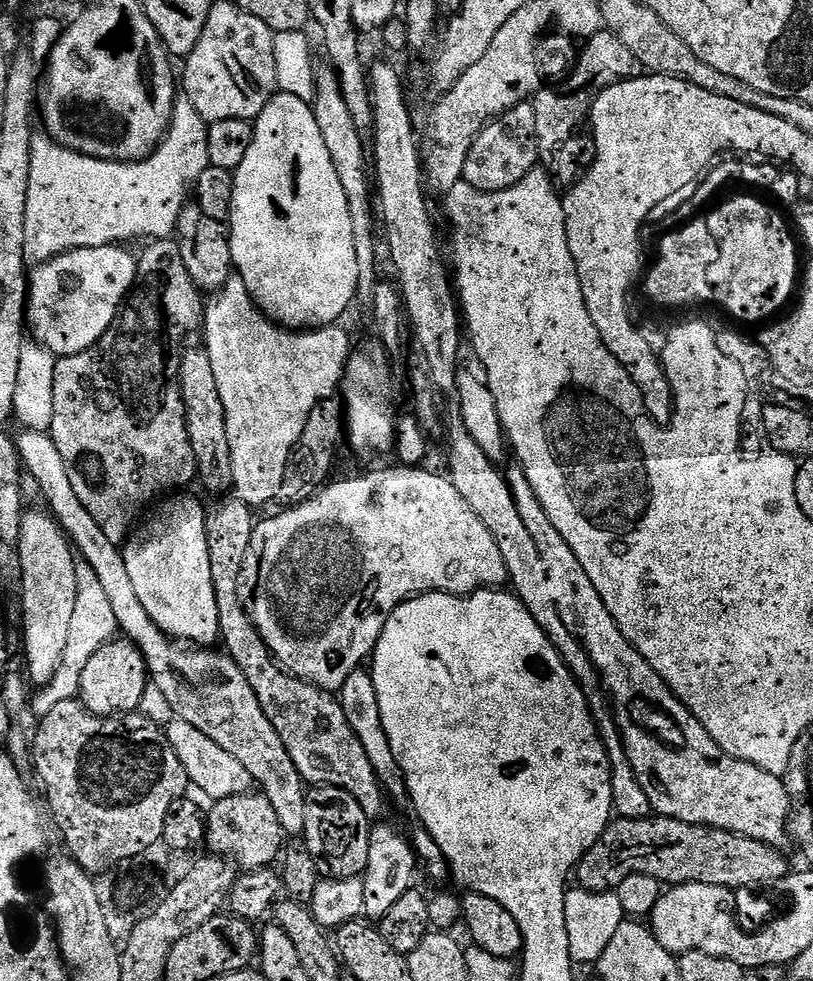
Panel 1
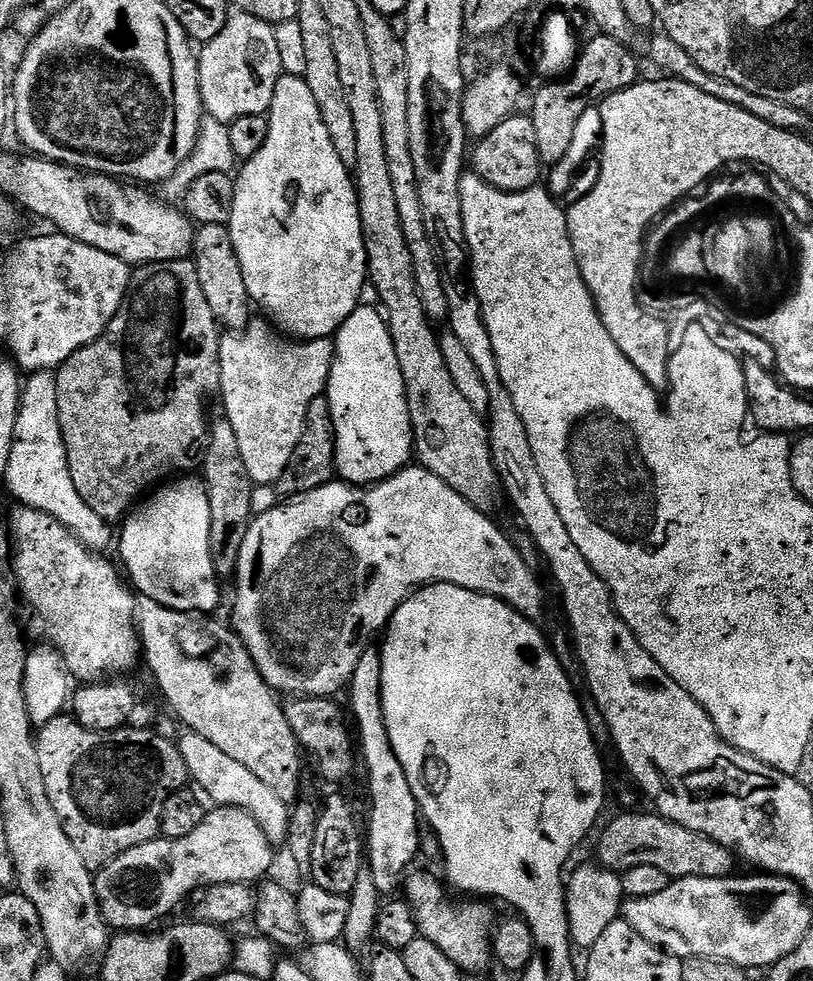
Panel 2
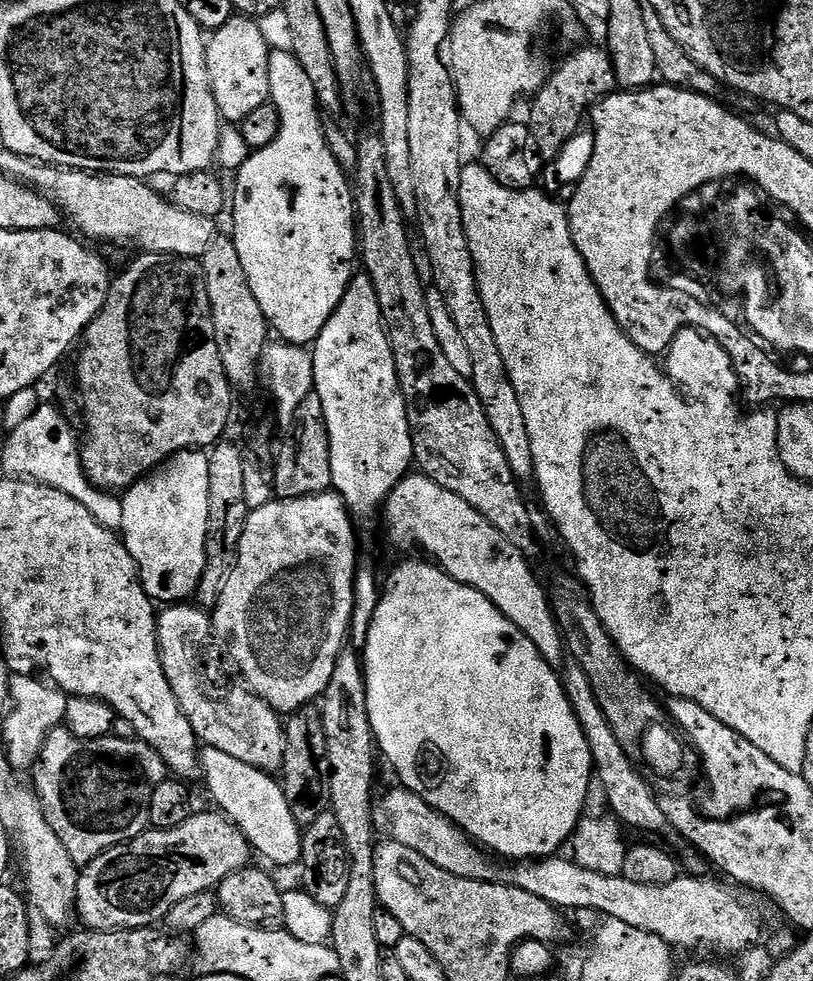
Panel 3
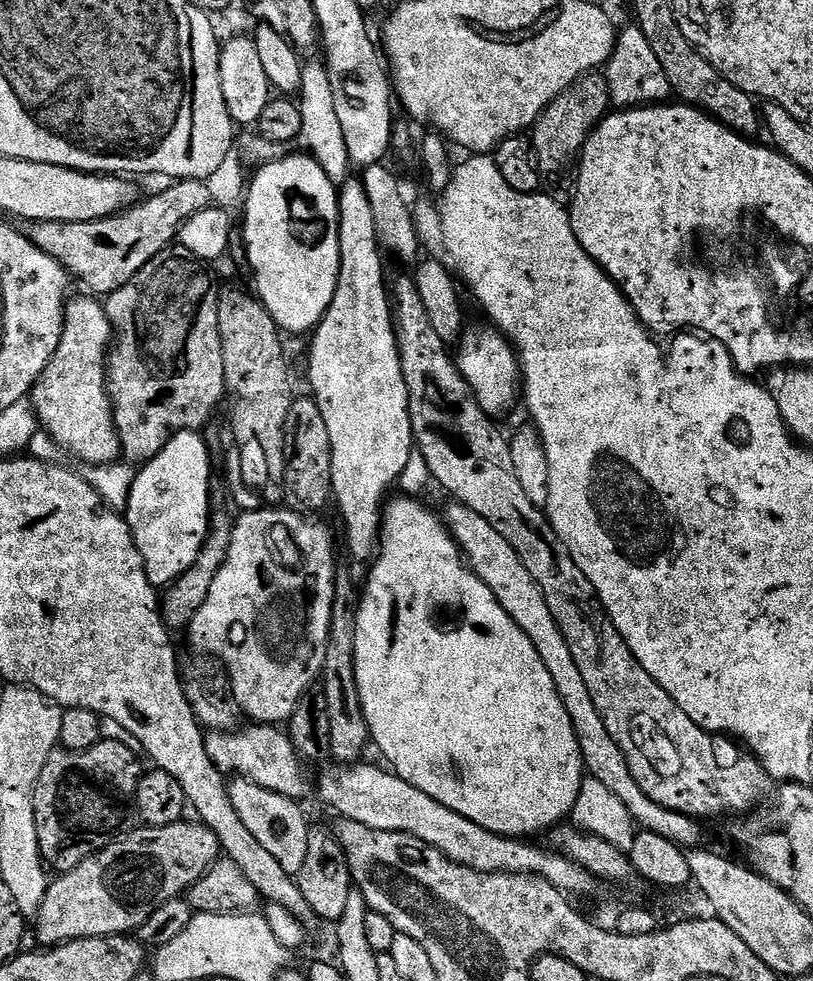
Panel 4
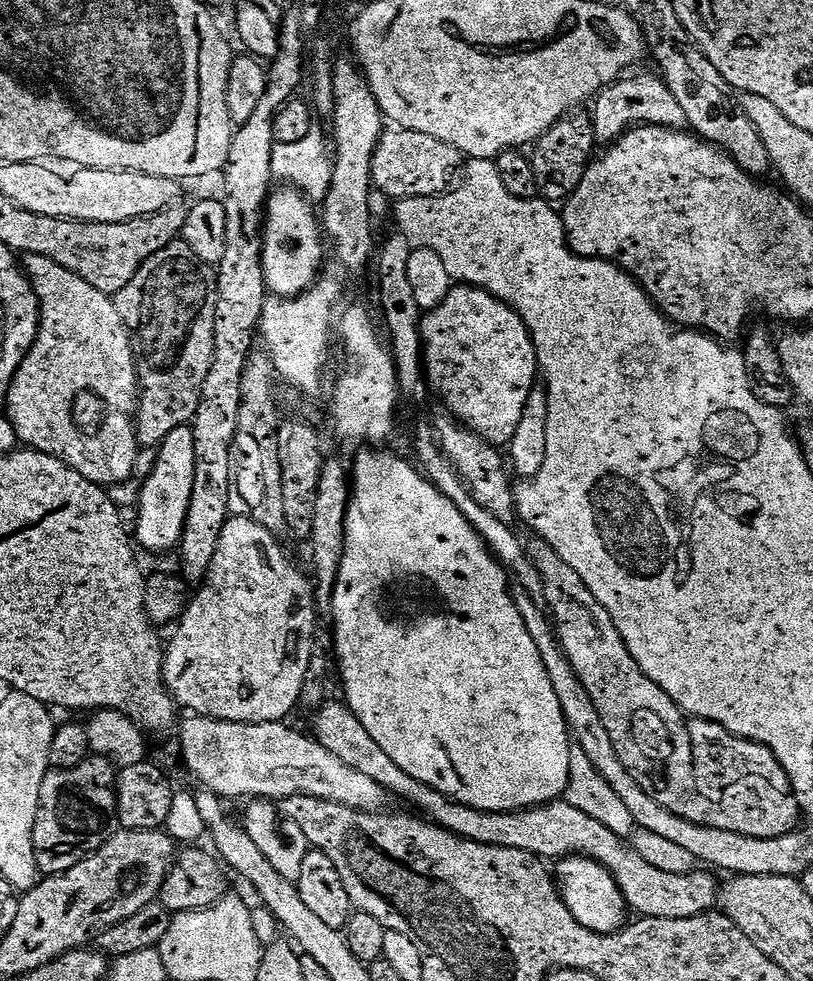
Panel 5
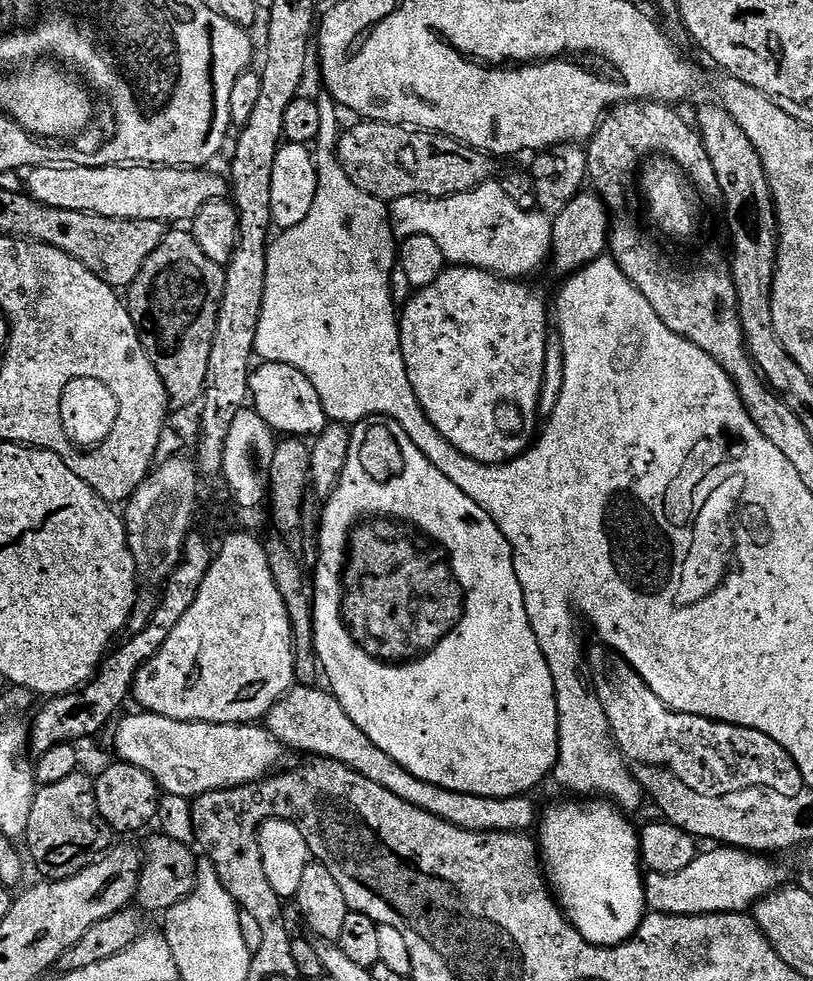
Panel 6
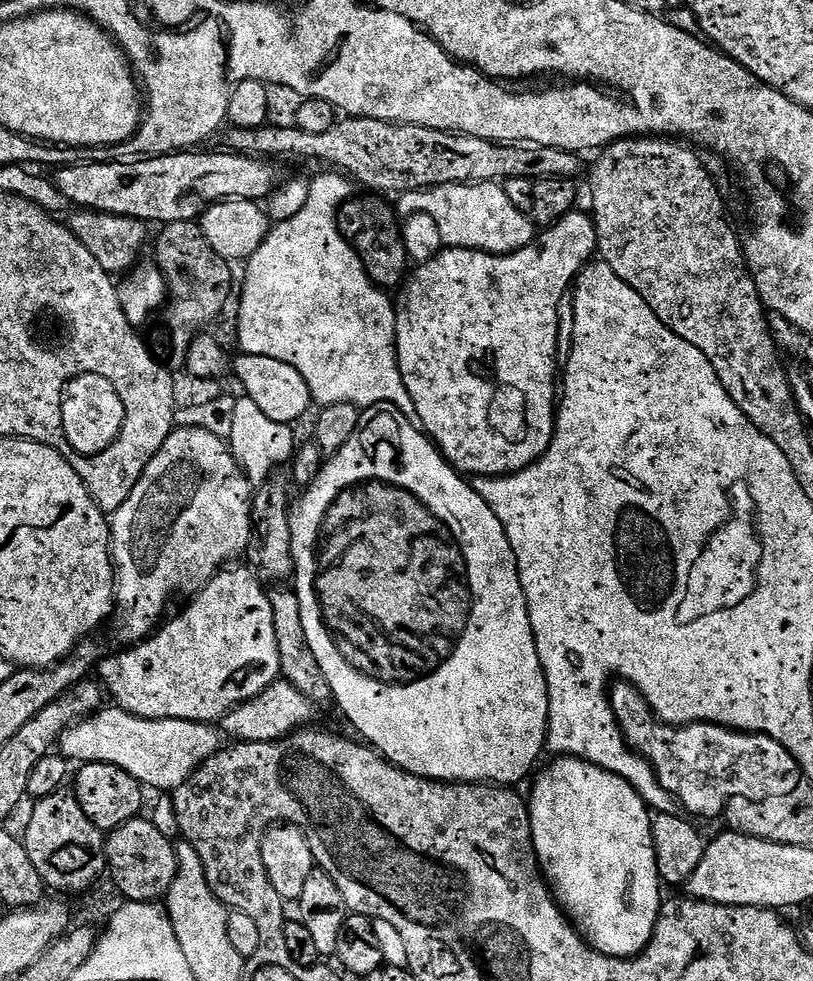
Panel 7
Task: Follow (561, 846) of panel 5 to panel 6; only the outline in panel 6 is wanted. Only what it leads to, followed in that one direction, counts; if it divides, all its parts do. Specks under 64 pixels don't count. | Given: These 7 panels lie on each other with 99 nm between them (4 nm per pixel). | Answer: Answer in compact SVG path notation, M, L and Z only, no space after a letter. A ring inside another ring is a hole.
M294 686L278 703L269 710L266 727L280 744L296 752L308 752L309 757L321 760L342 762L342 766L350 766L362 778L370 778L370 782L378 782L390 790L390 794L398 794L410 806L418 806L434 818L442 818L442 822L450 822L462 830L471 832L523 832L535 825L538 820L538 808L531 795L511 796L510 798L482 798L478 794L462 794L454 790L446 790L442 786L434 786L434 782L422 782L422 778L414 778L410 770L398 766L390 754L378 750L354 722L350 722L350 714L342 710L331 691L320 686ZM727 846L709 847L709 852L701 851L694 858L694 862L690 862L690 866L686 866L686 870L678 870L678 874L658 874L657 872L648 872L644 877L644 902L651 911L661 912L662 914L670 914L671 916L709 916L710 914L722 914L723 912L747 913L749 909L755 905L756 901L768 896L777 888L785 887L788 872L780 864L775 864L775 859L769 858L767 855L759 852L747 852L745 848L730 848Z

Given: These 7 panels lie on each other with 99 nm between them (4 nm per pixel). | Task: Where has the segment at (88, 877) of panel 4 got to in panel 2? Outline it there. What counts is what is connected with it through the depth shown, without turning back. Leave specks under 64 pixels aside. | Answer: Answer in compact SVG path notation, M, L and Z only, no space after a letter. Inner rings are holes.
M216 806L205 815L204 821L186 838L166 840L157 838L142 846L134 846L122 854L118 854L105 868L95 873L96 893L100 903L100 913L116 930L148 930L168 916L192 891L205 886L225 884L226 882L242 882L255 885L263 881L264 876L272 868L272 852L274 845L266 838L262 826L246 810Z

